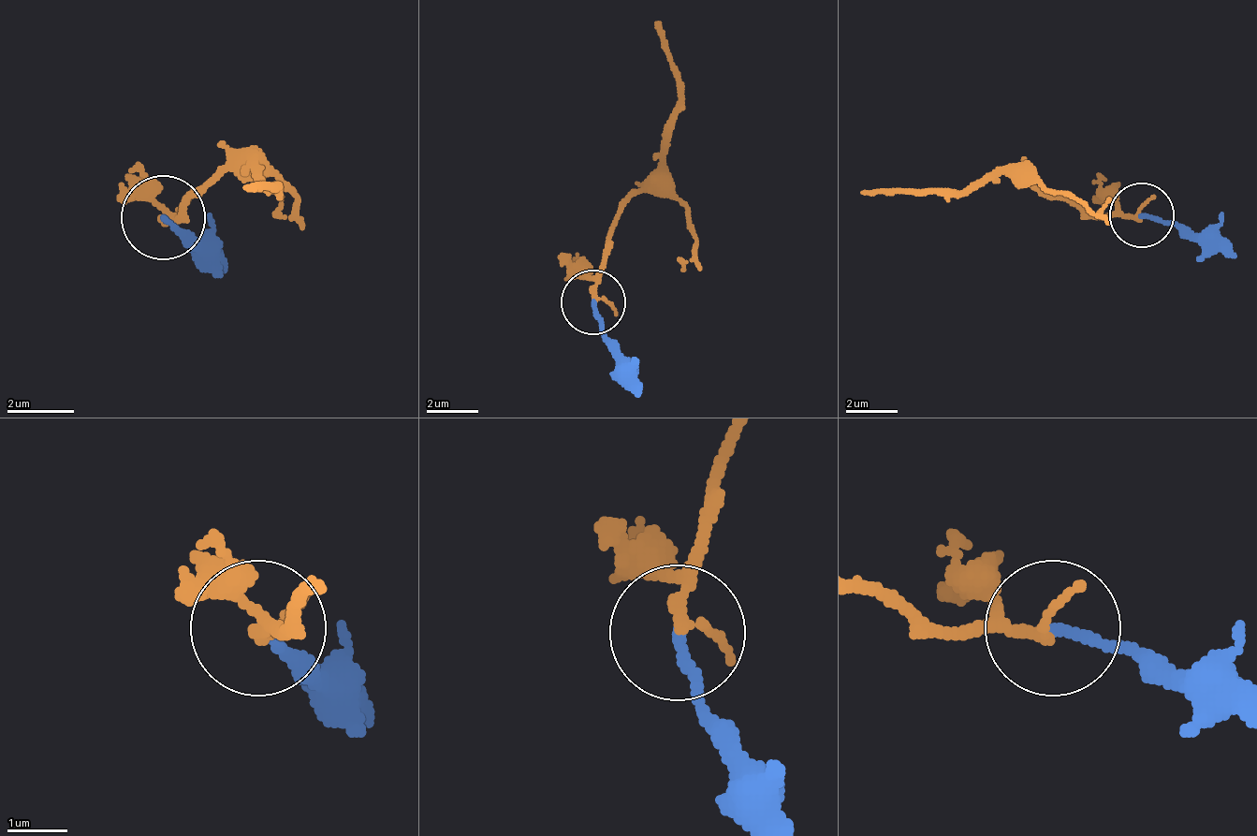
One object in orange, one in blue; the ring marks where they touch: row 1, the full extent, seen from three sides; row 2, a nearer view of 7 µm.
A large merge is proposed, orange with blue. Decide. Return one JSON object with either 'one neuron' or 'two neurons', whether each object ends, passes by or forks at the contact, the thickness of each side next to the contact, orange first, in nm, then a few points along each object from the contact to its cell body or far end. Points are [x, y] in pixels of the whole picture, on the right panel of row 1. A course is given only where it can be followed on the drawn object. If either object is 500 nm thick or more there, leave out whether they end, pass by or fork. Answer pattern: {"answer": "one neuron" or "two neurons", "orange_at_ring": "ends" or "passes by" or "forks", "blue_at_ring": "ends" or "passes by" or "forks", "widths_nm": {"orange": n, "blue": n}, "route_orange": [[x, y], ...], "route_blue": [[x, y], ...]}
{"answer": "two neurons", "orange_at_ring": "forks", "blue_at_ring": "ends", "widths_nm": {"orange": 120, "blue": 170}, "route_orange": [[1136, 213], [1053, 200], [1001, 174], [859, 194]], "route_blue": [[1143, 213], [1207, 232], [1234, 258]]}

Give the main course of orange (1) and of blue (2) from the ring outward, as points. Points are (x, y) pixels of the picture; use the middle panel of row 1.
1: (594, 297), (614, 213), (659, 162), (679, 71), (652, 20)
2: (594, 303), (614, 368), (640, 394)

